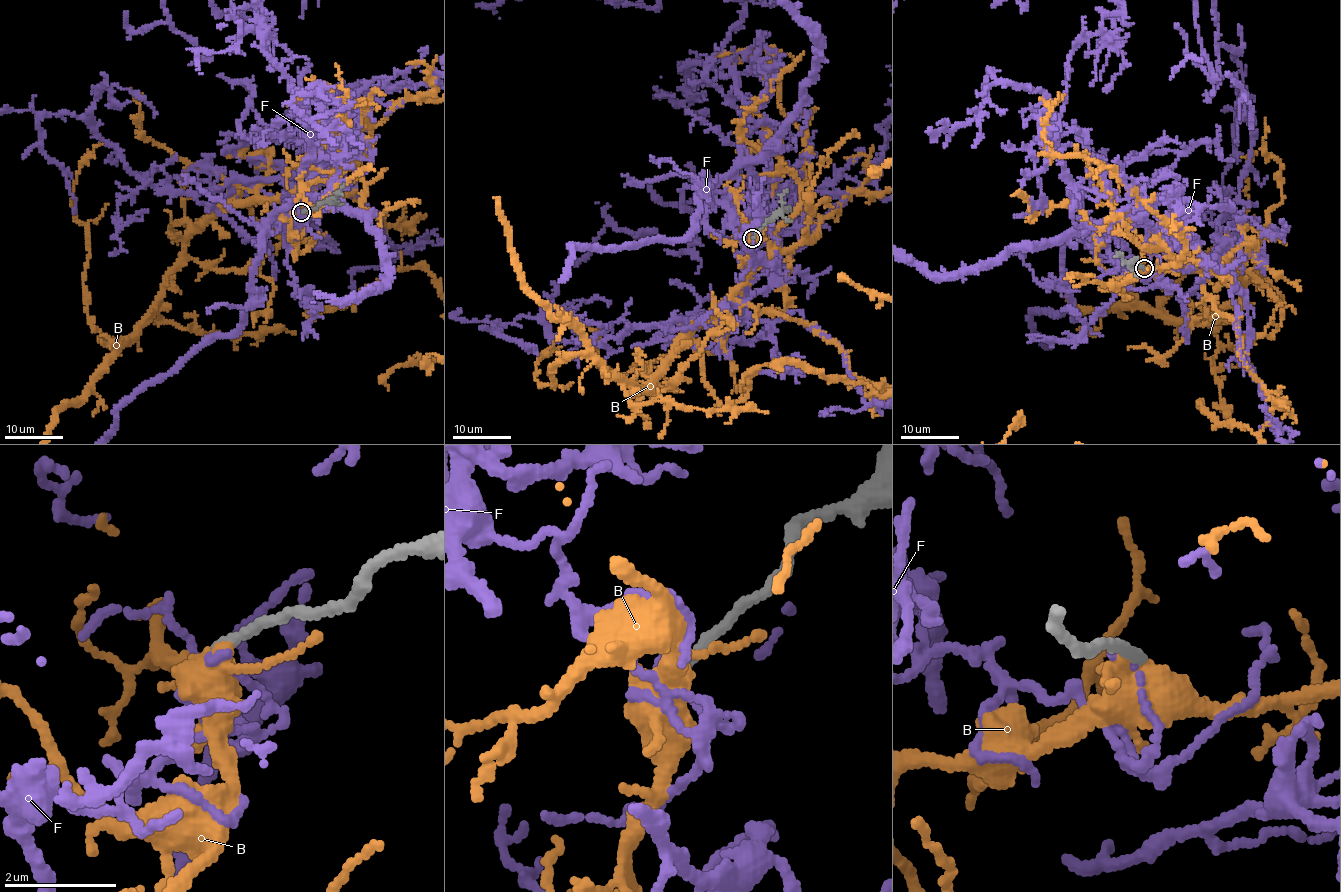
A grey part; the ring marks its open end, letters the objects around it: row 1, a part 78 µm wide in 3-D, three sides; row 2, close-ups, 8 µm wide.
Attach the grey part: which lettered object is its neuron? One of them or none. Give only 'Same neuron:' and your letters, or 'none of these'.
Same neuron: none of these

